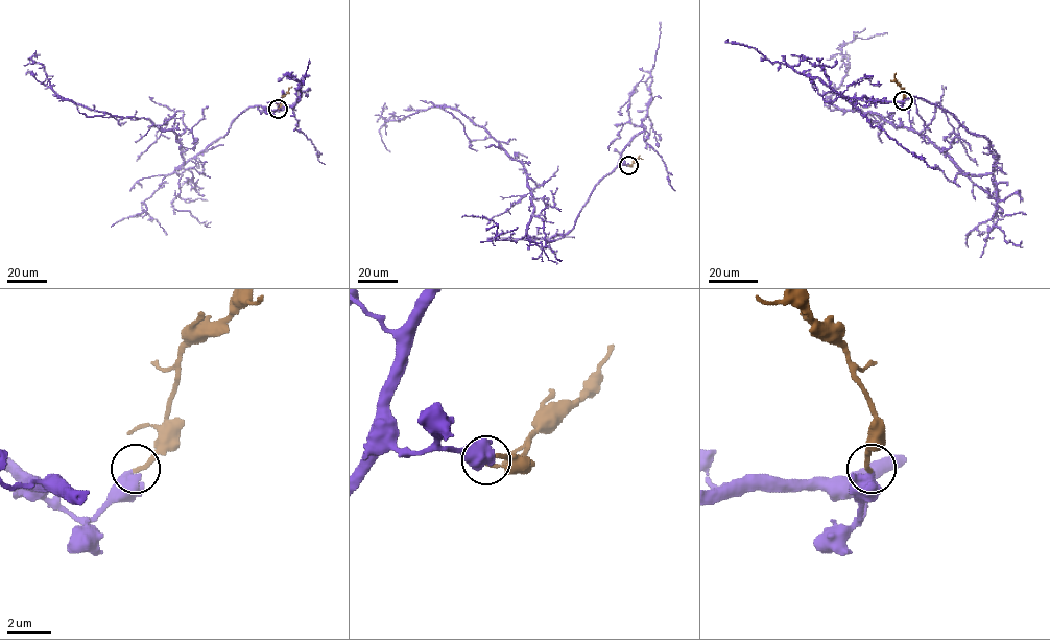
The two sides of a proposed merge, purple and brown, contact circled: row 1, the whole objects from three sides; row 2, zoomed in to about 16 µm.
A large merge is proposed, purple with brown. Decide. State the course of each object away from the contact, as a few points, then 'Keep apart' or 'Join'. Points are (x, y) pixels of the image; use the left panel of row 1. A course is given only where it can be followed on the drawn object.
Course of purple: (278, 109), (251, 107), (177, 168), (183, 159), (172, 131), (61, 97), (44, 67), (28, 58), (40, 54). Course of brown: (278, 109), (292, 87). Join

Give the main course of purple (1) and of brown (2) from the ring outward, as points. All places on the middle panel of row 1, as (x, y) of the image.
1: (628, 165), (595, 186), (566, 233), (532, 239), (523, 165), (457, 110), (390, 116), (379, 129), (390, 152)
2: (628, 165), (643, 159)

